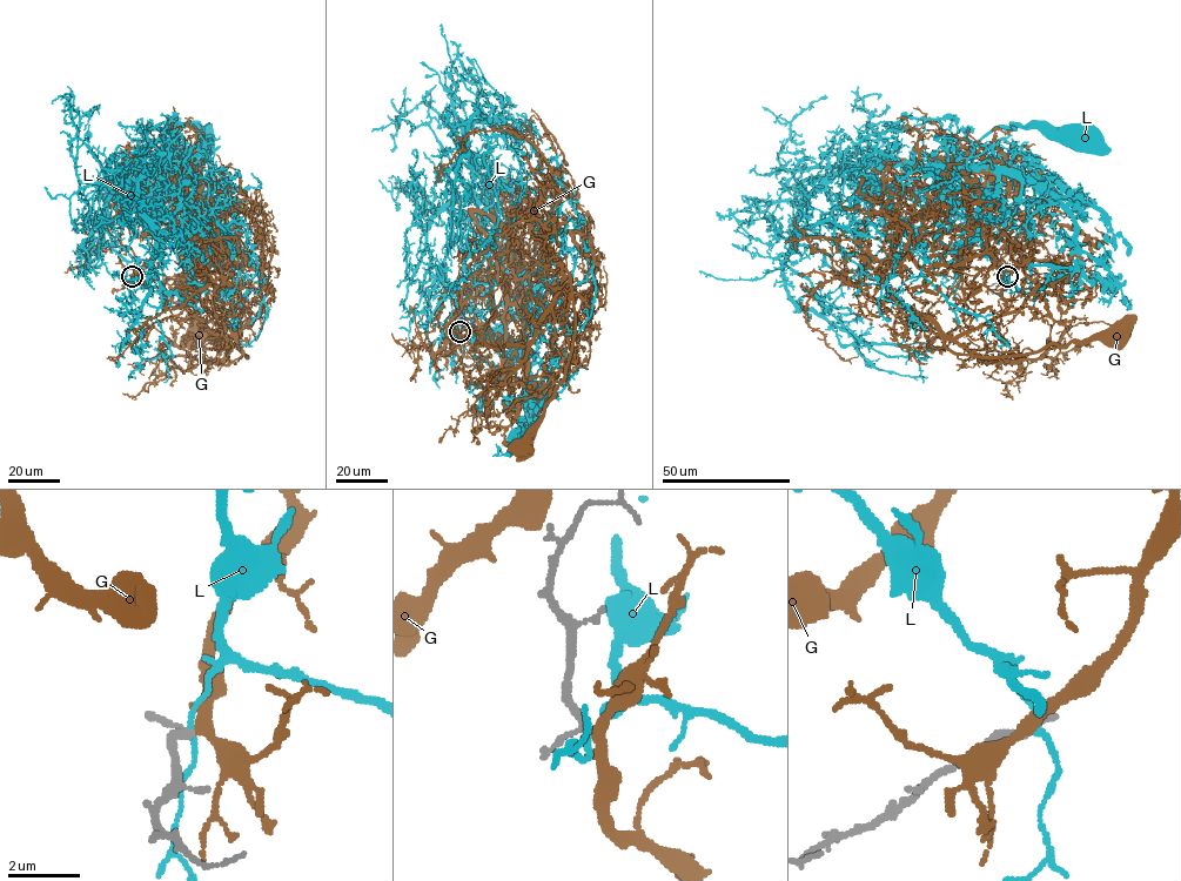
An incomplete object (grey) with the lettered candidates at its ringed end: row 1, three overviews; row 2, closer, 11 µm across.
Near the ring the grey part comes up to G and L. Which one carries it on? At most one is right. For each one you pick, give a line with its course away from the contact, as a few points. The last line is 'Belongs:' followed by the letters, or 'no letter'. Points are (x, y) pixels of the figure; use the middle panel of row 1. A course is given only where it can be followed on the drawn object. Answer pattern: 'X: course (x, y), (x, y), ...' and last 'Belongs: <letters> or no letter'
G: course (460, 333), (447, 352), (517, 210), (575, 309), (524, 448)
Belongs: G

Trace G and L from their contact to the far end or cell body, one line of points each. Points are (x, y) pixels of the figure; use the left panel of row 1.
G: (133, 276), (139, 260), (120, 242), (125, 212), (161, 190), (183, 213), (194, 293), (247, 356), (198, 338)
L: (133, 276), (135, 261), (100, 229), (108, 197), (166, 161), (149, 154), (147, 128), (196, 126), (203, 141)

